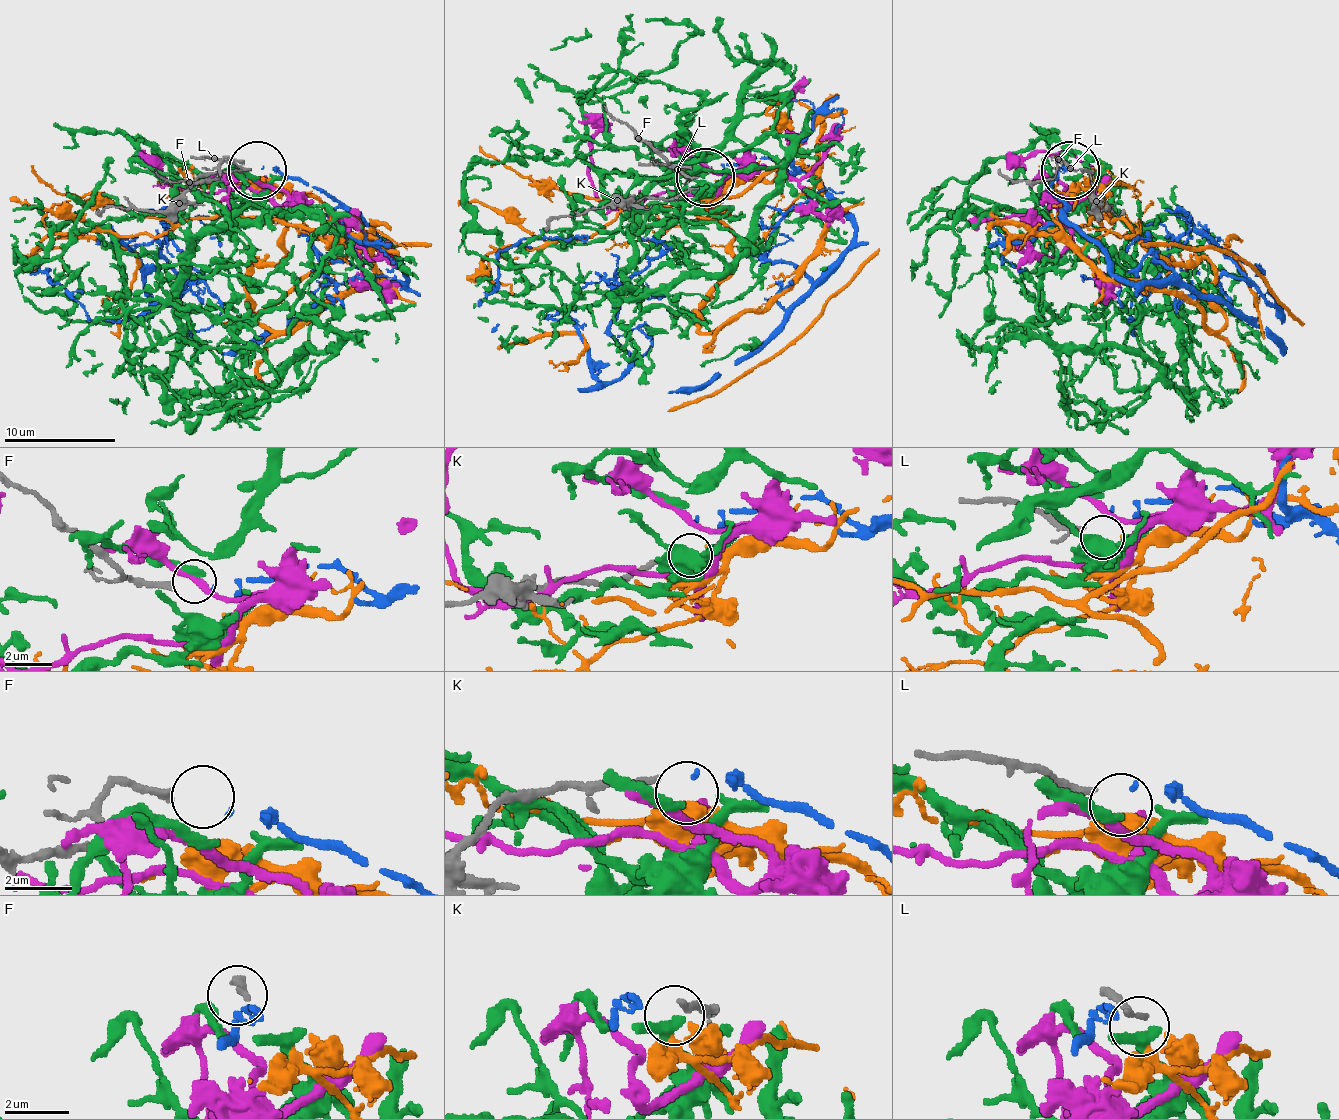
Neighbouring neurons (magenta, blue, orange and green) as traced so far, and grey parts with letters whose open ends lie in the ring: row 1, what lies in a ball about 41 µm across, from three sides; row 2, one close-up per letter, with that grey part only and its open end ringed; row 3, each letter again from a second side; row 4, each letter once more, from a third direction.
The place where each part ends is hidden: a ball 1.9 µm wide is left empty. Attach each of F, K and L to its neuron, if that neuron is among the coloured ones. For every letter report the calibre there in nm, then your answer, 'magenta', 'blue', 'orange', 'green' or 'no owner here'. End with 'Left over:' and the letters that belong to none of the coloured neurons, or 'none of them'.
F: calibre 240 nm; blue
K: calibre 190 nm; green
L: calibre 170 nm; orange
Left over: none of them

